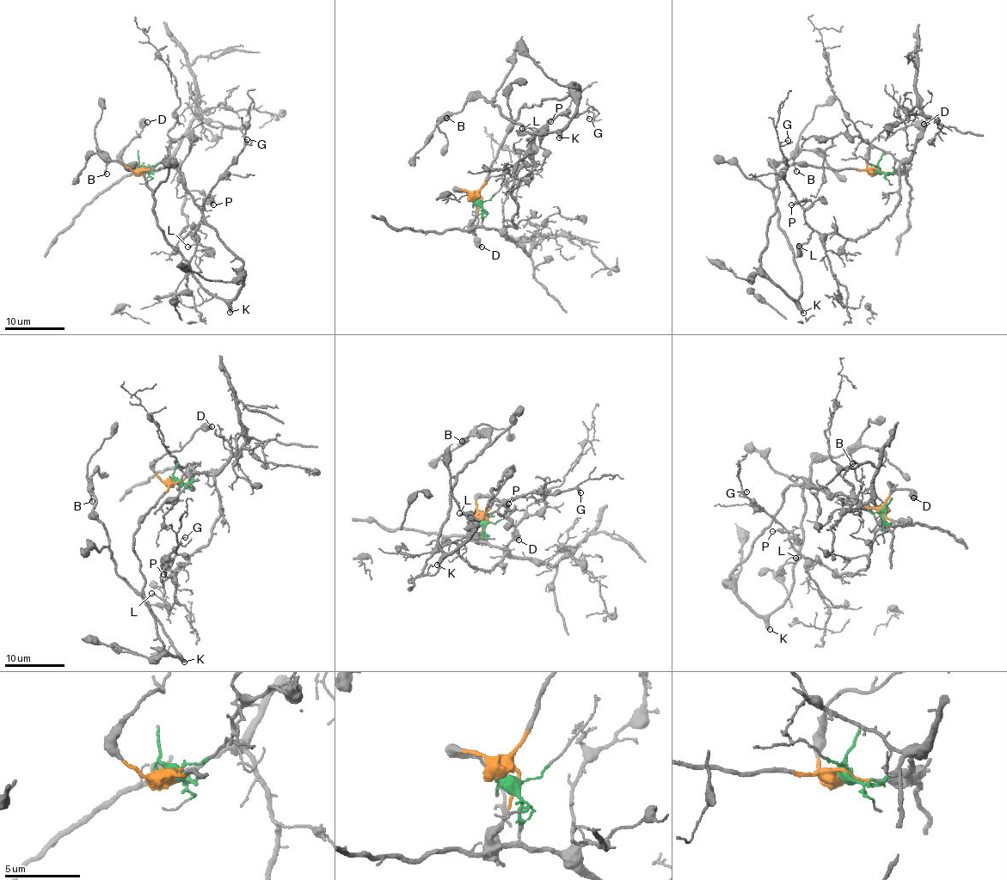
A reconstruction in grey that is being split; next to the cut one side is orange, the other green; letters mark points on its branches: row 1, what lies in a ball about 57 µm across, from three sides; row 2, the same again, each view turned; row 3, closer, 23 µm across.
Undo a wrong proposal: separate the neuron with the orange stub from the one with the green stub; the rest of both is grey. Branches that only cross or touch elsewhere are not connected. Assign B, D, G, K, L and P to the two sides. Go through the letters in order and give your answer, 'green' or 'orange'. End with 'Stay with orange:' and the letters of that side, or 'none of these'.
B: orange
D: orange
G: green
K: orange
L: green
P: green
Stay with orange: B, D, K

